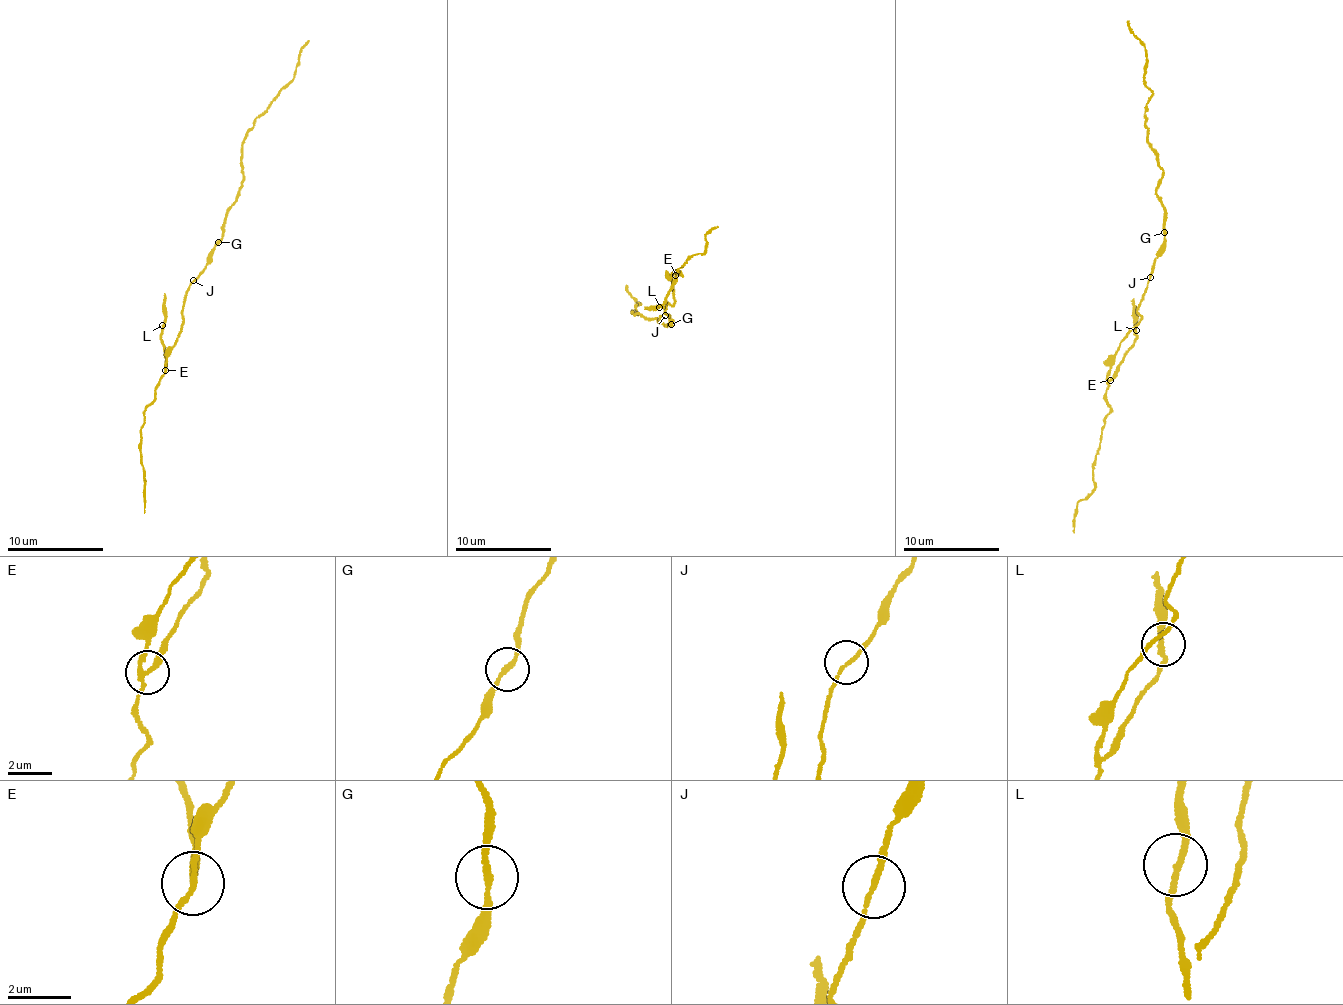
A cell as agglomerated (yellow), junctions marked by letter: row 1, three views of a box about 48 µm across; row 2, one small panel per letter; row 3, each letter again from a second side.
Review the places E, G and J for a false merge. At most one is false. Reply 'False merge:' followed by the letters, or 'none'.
False merge: E

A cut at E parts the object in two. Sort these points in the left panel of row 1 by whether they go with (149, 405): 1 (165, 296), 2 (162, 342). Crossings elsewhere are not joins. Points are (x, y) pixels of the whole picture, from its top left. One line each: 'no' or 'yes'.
1: no
2: no

